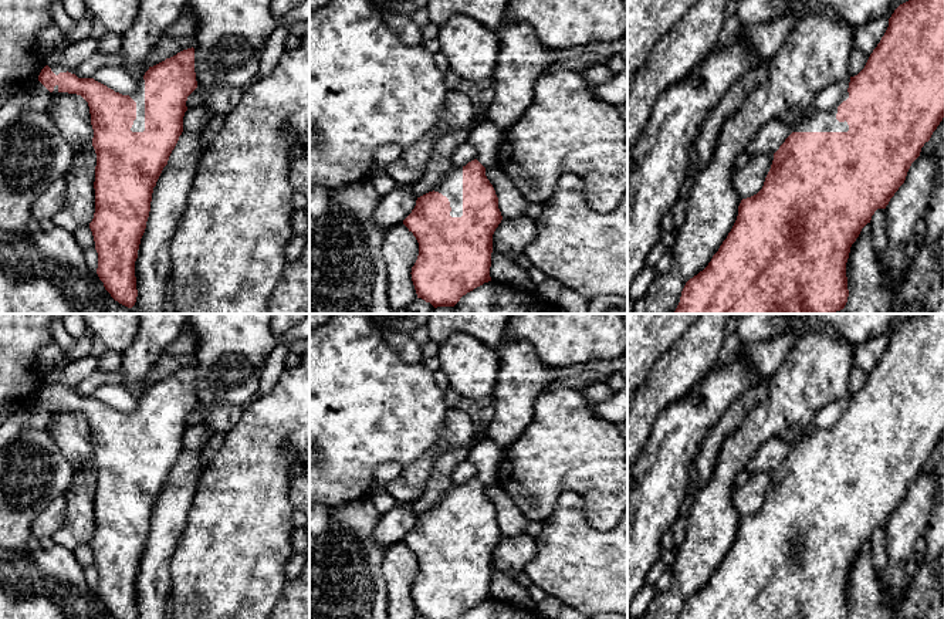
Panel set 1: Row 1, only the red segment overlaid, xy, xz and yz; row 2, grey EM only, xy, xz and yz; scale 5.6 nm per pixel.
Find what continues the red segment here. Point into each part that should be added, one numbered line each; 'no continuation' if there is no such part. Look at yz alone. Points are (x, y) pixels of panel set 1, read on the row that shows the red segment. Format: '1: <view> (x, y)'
1: yz (822, 121)

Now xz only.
1: xz (452, 186)

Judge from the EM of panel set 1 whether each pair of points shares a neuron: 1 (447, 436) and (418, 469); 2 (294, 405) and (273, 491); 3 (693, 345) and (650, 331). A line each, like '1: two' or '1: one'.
1: one
2: one
3: two

